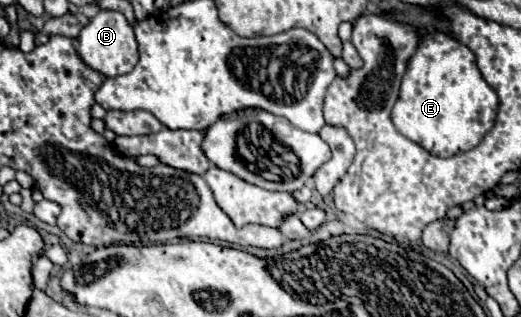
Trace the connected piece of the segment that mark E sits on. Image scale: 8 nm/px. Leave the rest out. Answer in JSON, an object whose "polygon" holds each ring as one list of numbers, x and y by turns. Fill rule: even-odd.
{"polygon":[[421,32,391,112,395,128,429,154,447,158,475,148,493,128,497,108,497,92,483,80,473,52,445,32]]}

